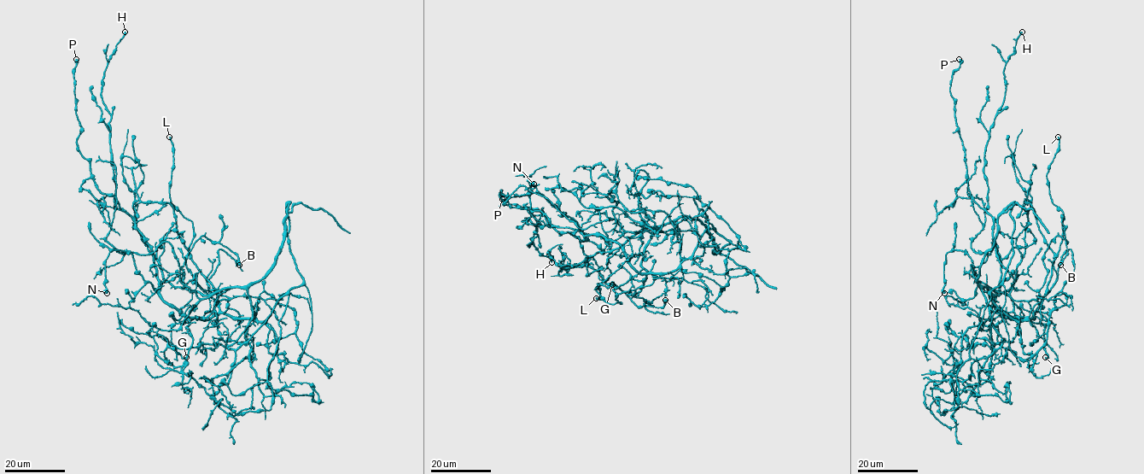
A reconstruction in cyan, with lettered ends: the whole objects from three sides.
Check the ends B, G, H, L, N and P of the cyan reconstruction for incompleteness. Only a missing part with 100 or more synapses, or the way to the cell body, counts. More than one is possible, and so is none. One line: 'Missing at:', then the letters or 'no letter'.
Missing at: no letter

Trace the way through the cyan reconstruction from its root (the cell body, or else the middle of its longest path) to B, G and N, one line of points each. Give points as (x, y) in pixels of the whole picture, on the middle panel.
B: (619, 245), (627, 260), (645, 277), (630, 278), (618, 287), (612, 284), (638, 306), (662, 307), (665, 300)
G: (619, 245), (627, 260), (604, 280), (597, 283), (607, 288), (612, 284)
N: (619, 245), (601, 236), (584, 236), (576, 222), (554, 207), (531, 184), (534, 184)

